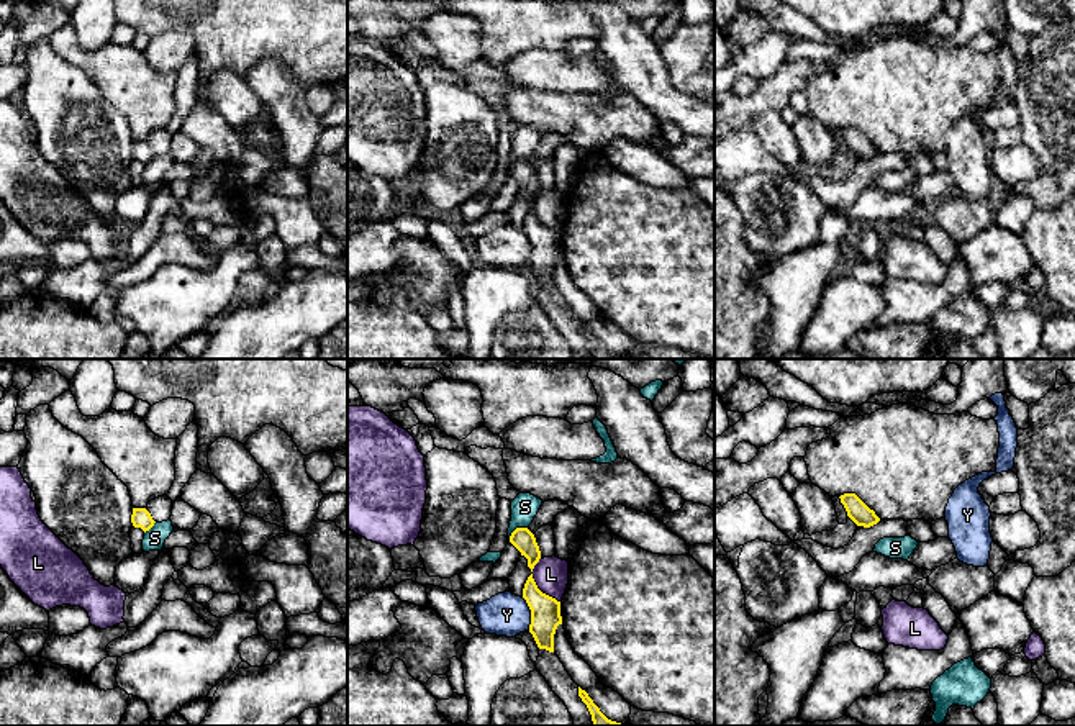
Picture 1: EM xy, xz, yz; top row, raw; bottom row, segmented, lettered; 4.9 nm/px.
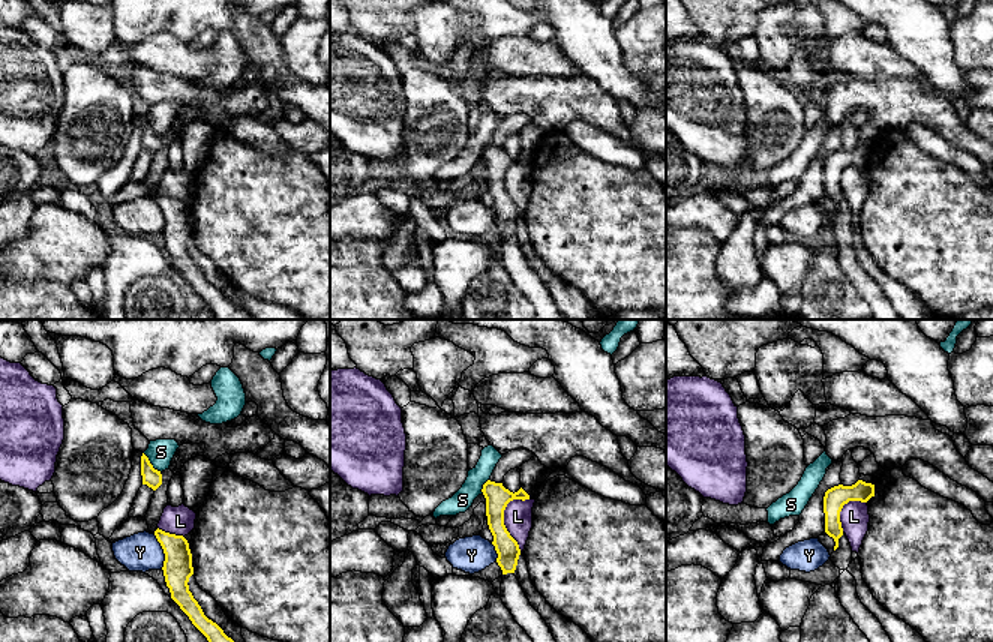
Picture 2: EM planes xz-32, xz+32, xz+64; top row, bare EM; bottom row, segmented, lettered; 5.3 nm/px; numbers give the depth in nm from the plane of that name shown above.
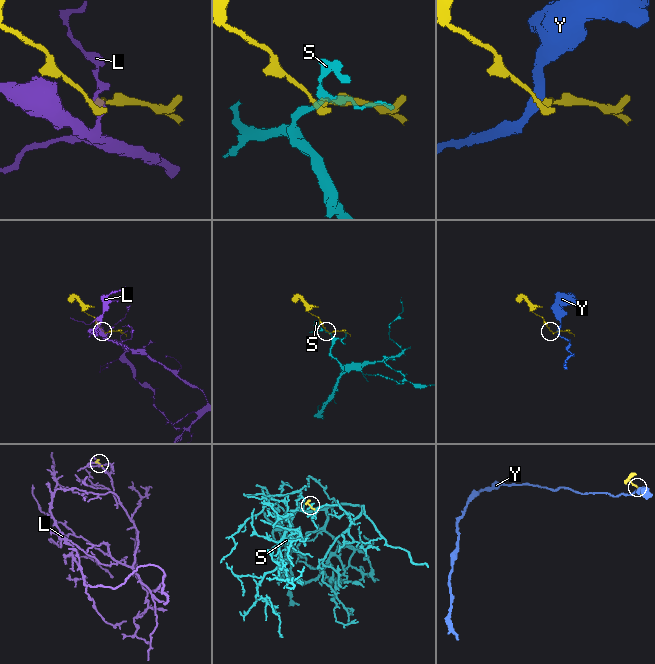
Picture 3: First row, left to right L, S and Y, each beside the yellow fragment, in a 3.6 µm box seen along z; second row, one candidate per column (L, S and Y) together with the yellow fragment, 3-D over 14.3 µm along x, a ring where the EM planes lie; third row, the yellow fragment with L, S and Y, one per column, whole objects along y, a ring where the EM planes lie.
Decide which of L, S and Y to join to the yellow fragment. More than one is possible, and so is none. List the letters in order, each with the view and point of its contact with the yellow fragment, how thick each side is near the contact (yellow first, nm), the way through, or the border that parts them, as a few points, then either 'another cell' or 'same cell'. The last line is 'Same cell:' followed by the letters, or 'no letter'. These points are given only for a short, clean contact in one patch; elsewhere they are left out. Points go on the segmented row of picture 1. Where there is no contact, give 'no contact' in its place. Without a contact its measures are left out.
L: contact xz (541, 592); calibres 140 and 180 nm; border xz (531, 574), (536, 585), (559, 602); another cell
S: contact xz (515, 530); calibres 110 and 140 nm; border xz (526, 526), (518, 526), (508, 541); another cell
Y: contact xz (531, 613); calibres 140 and 200 nm; border xz (523, 597), (530, 610), (530, 628); another cell
Same cell: no letter

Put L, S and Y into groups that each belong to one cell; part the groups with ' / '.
L / S / Y

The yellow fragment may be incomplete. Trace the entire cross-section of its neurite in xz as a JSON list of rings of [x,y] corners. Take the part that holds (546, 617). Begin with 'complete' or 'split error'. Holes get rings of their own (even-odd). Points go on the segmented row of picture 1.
complete | [[[533,574],[524,583],[523,598],[531,610],[529,633],[538,647],[554,652],[554,634],[557,626],[562,624],[560,601],[542,593],[533,579]]]

